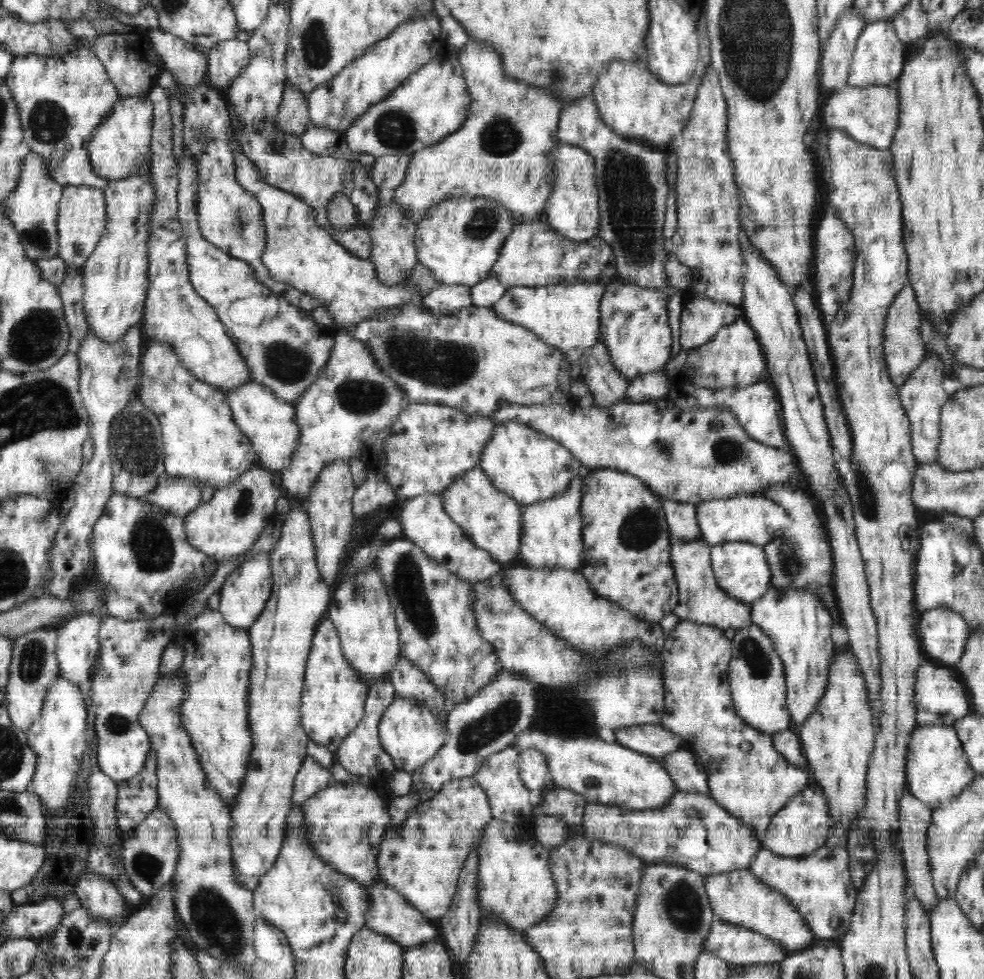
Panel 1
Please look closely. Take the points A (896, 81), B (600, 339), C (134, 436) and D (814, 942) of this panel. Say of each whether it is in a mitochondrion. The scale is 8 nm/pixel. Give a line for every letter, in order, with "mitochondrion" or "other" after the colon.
A: other
B: other
C: mitochondrion
D: other

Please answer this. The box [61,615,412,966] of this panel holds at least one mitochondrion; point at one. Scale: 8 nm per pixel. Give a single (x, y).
(214, 916)

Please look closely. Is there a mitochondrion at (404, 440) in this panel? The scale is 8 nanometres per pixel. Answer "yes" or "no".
no

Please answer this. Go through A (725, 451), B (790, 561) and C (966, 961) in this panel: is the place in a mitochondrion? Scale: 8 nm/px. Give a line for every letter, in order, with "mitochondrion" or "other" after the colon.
A: mitochondrion
B: mitochondrion
C: other

